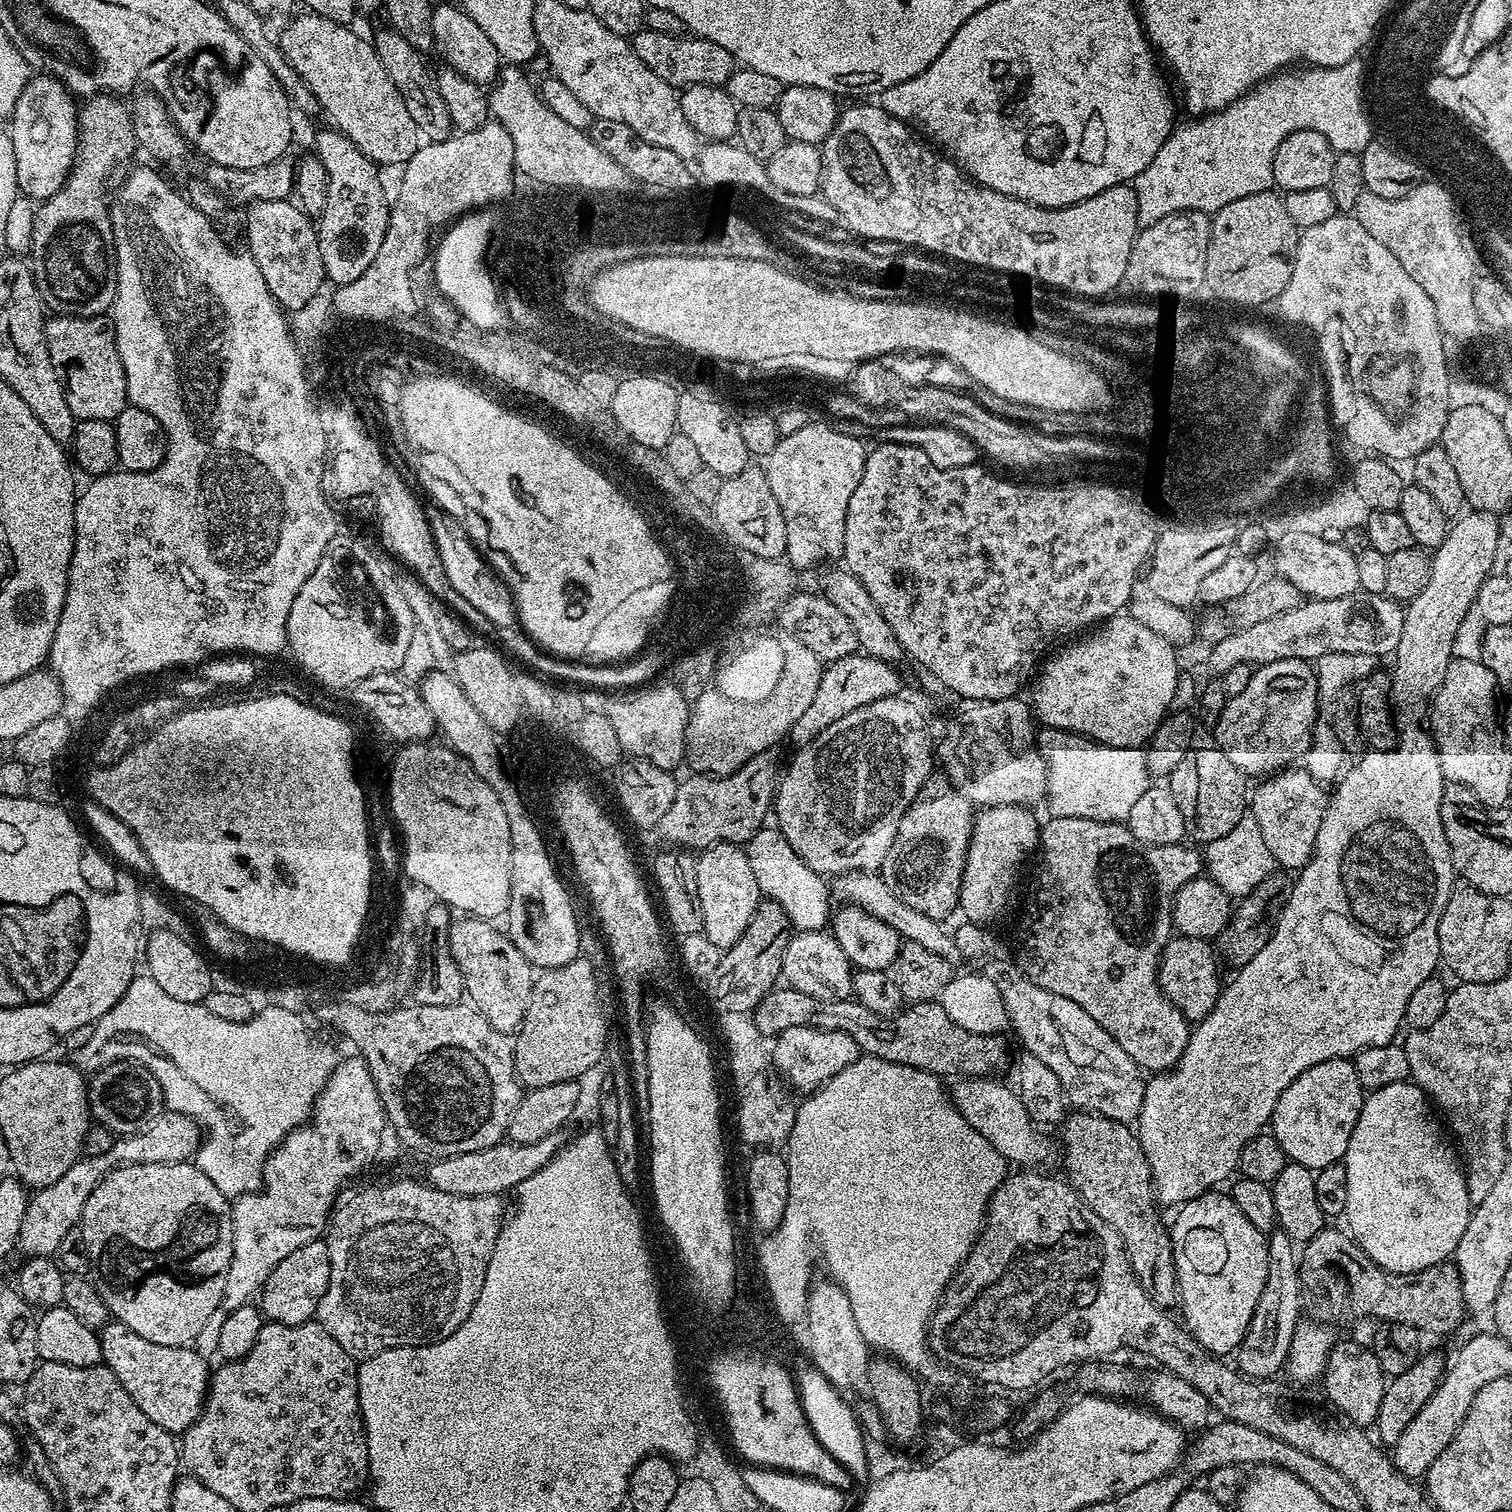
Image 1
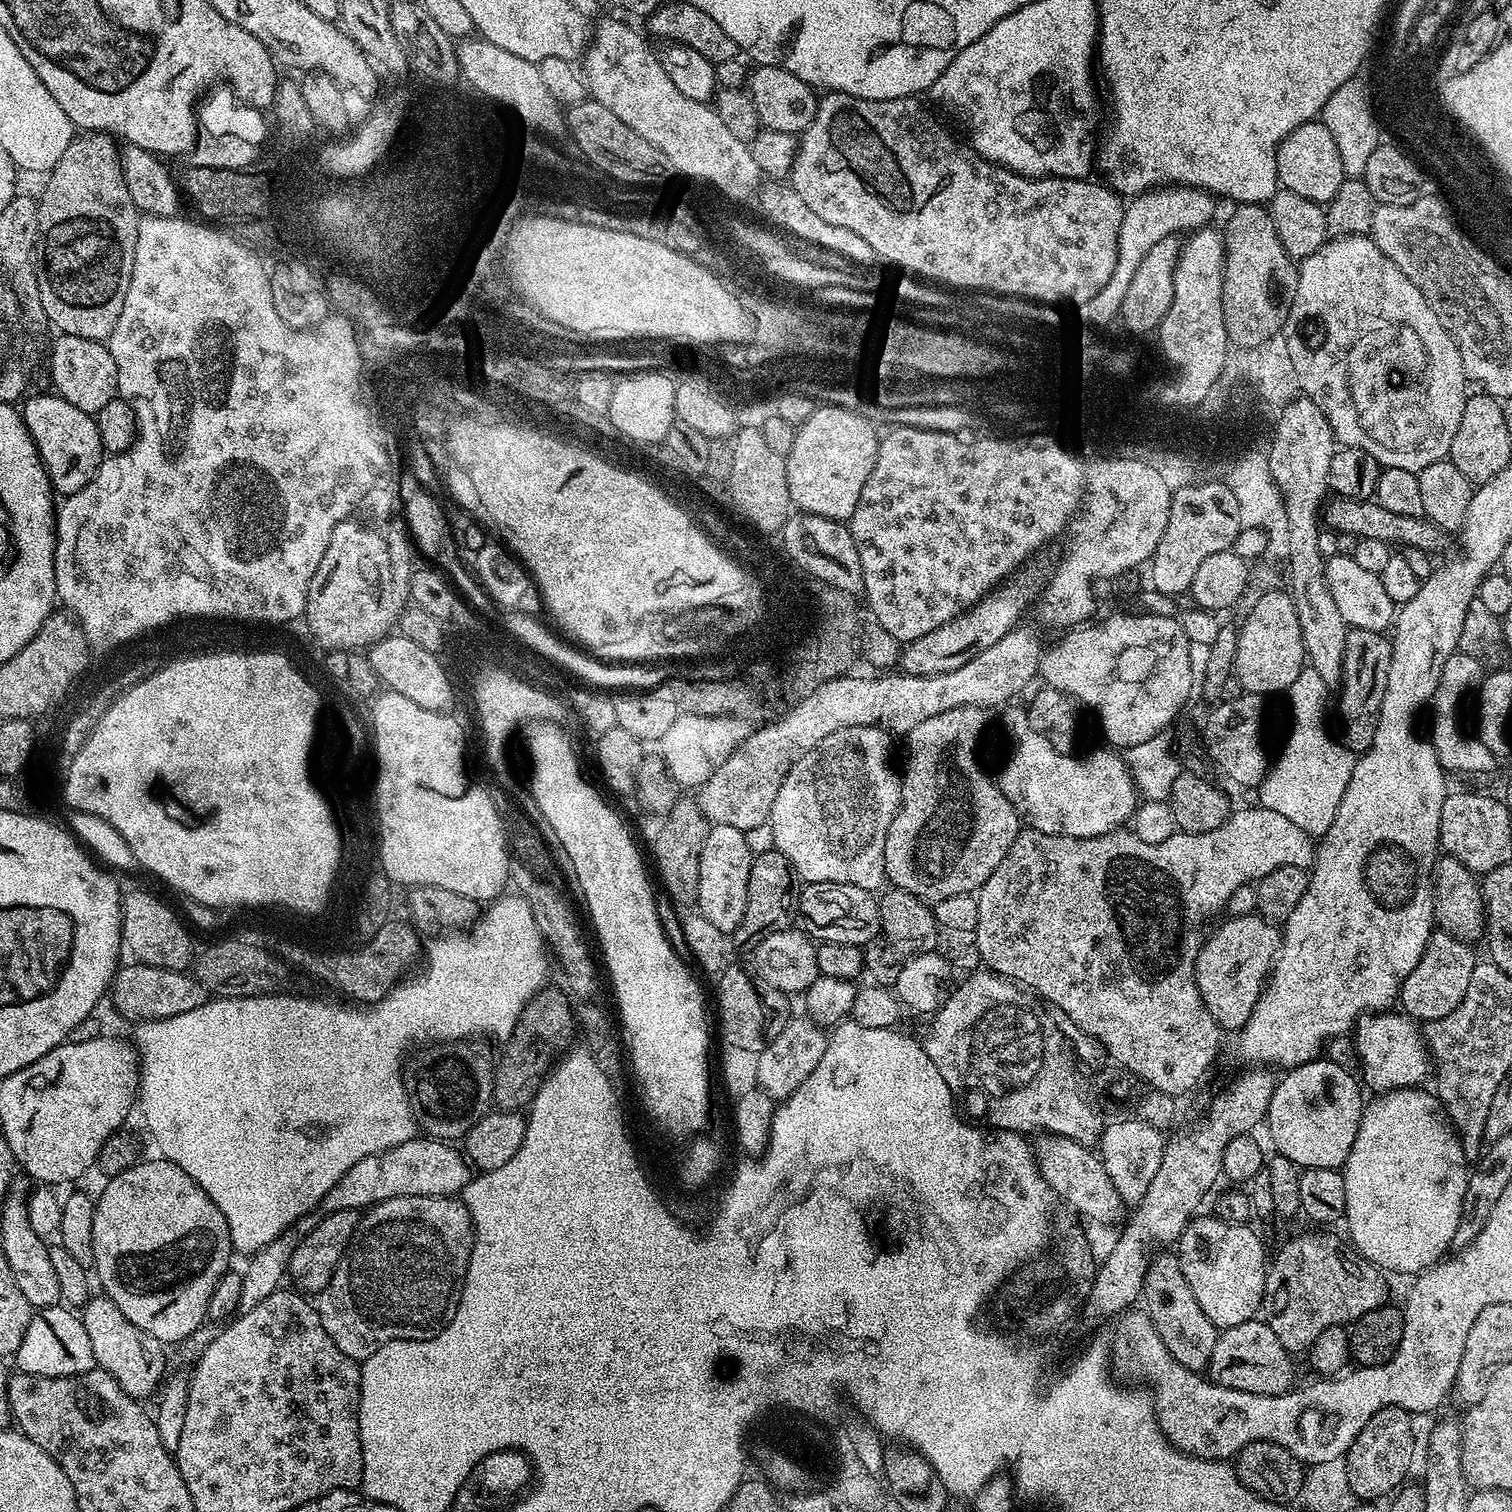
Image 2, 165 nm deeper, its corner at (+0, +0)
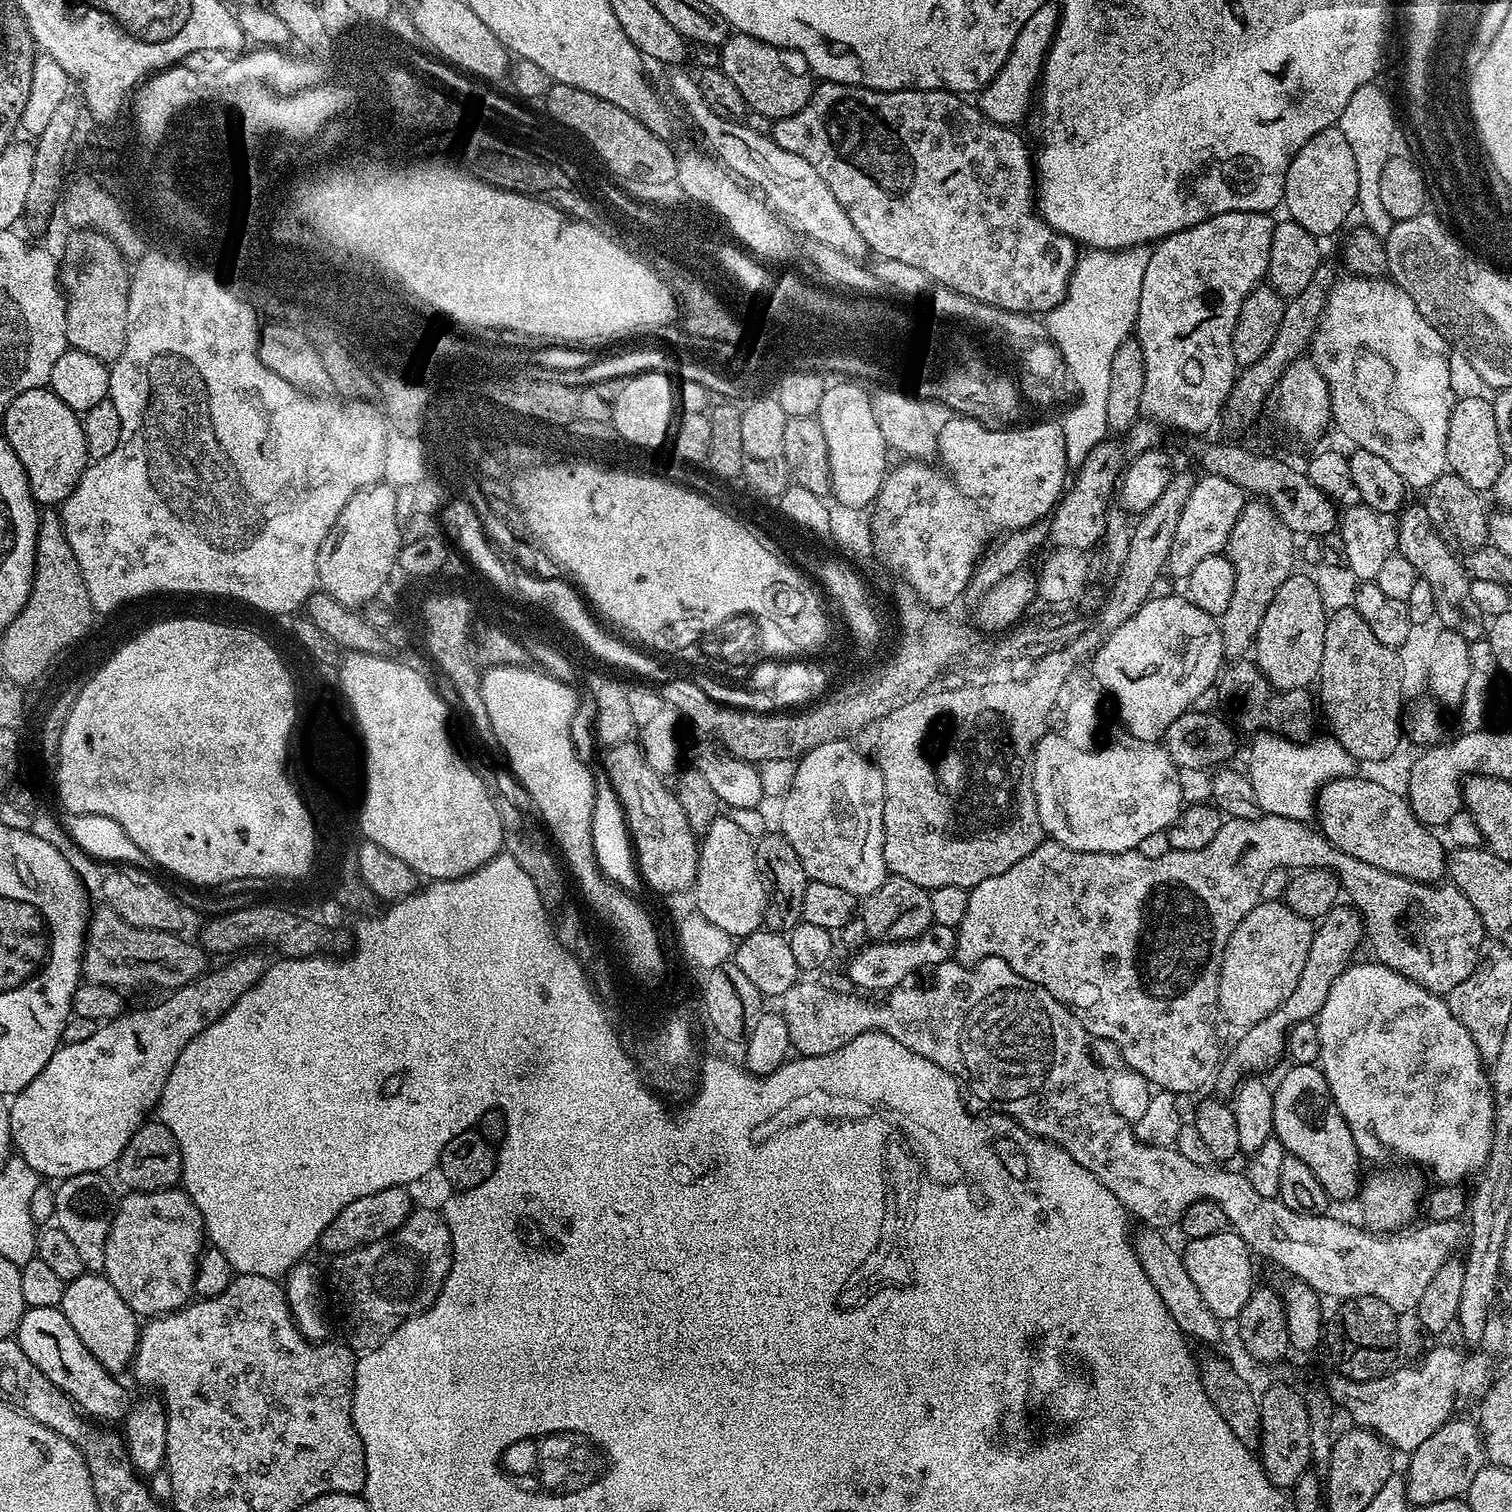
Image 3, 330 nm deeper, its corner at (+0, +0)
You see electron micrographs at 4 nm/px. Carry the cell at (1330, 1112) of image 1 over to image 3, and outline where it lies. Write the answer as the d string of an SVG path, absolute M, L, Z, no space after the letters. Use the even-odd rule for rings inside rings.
M1298 1064L1289 1069L1281 1078L1280 1085L1275 1085L1272 1094L1272 1131L1275 1139L1282 1142L1287 1155L1302 1158L1302 1162L1310 1166L1314 1178L1322 1182L1322 1190L1326 1190L1329 1201L1355 1201L1362 1187L1362 1157L1354 1146L1354 1138L1350 1134L1350 1126L1346 1126L1346 1118L1342 1118L1342 1110L1338 1110L1330 1094L1330 1086L1324 1073L1316 1064Z

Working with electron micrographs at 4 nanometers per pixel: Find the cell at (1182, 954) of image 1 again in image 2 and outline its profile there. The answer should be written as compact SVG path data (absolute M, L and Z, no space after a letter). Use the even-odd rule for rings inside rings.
M1259 914L1233 916L1208 937L1196 959L1196 985L1204 1009L1221 1029L1239 1030L1246 1026L1280 950L1281 929Z

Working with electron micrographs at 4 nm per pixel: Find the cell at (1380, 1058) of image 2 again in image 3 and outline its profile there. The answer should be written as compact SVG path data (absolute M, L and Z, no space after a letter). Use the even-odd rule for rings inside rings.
M1371 963L1349 964L1346 971L1334 982L1334 986L1330 986L1330 994L1326 994L1326 1002L1322 1002L1320 1015L1314 1020L1320 1043L1318 1067L1324 1073L1338 1110L1342 1110L1342 1118L1346 1118L1346 1126L1350 1126L1354 1146L1365 1161L1384 1160L1388 1155L1413 1160L1414 1163L1421 1164L1436 1179L1437 1185L1459 1184L1466 1181L1467 1176L1475 1177L1483 1169L1490 1154L1496 1113L1496 1100L1492 1097L1492 1082L1486 1071L1485 1061L1480 1059L1478 1046L1474 1046L1474 1038L1470 1038L1470 1030L1466 1030L1466 1026L1462 1026L1458 1018L1454 1018L1447 999L1443 995L1418 986L1418 982L1390 970L1384 964Z

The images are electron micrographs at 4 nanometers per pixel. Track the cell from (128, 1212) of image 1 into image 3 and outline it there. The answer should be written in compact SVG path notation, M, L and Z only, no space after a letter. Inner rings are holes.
M176 1186L156 1192L129 1191L126 1196L116 1205L116 1217L106 1238L103 1275L137 1317L177 1312L196 1291L196 1264L206 1247L202 1214L188 1193Z

